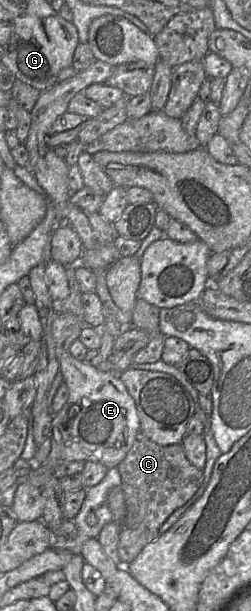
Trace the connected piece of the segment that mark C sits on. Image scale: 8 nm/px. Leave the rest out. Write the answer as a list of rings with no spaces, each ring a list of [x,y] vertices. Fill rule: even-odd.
[[[141,431],[116,468],[121,476],[126,502],[126,517],[119,532],[118,555],[122,564],[128,564],[160,535],[159,530],[165,520],[196,493],[202,483],[203,470],[190,463],[182,444],[162,446]]]

